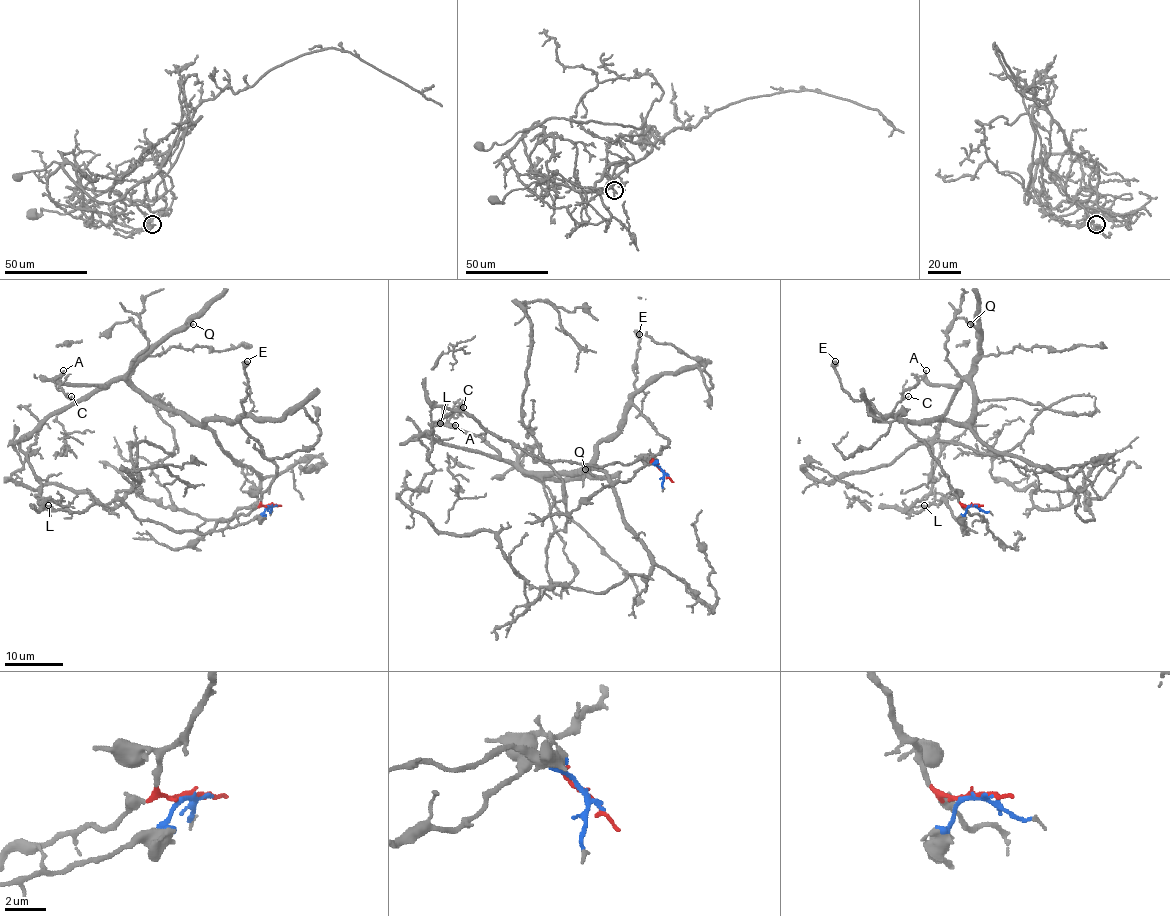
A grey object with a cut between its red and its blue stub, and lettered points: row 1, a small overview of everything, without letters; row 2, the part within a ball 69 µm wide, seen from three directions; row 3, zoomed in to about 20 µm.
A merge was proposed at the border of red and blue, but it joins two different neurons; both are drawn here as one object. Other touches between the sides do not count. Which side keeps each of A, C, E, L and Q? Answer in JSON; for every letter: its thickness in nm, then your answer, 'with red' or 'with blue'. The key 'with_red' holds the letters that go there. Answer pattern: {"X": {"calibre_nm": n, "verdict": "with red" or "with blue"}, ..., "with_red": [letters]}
{"A": {"calibre_nm": 120, "verdict": "with red"}, "C": {"calibre_nm": 90, "verdict": "with red"}, "E": {"calibre_nm": 480, "verdict": "with red"}, "L": {"calibre_nm": 140, "verdict": "with blue"}, "Q": {"calibre_nm": 140, "verdict": "with red"}, "with_red": ["A", "C", "E", "Q"]}

